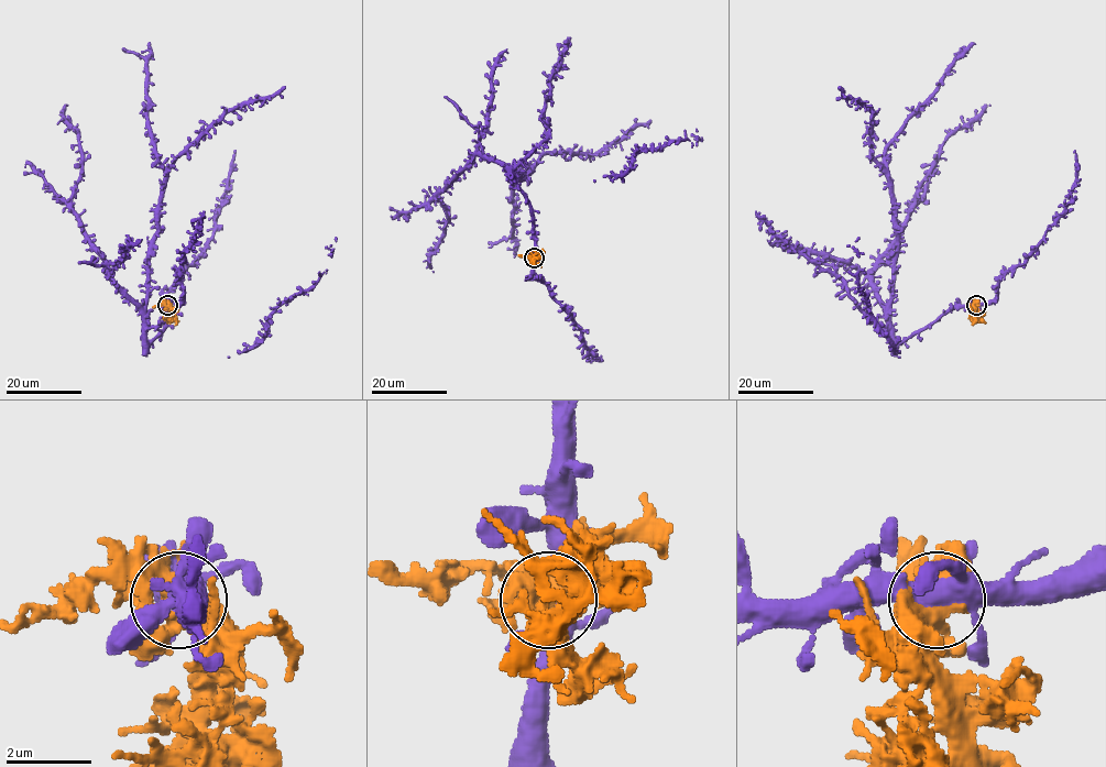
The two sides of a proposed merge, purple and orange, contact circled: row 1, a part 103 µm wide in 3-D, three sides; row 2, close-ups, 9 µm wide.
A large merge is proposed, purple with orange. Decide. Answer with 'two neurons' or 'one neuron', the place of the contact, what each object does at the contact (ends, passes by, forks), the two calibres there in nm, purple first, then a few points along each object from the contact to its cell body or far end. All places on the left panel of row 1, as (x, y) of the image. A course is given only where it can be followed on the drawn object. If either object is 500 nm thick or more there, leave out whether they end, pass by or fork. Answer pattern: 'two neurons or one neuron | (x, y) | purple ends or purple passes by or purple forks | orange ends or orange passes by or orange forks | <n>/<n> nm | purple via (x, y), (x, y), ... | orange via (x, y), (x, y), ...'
two neurons | (167, 305) | purple forks | orange forks | 420/480 nm | purple via (168, 305), (167, 324), (150, 343), (149, 254), (164, 167), (148, 118), (146, 62), (122, 50) | orange via (168, 305), (175, 325)

